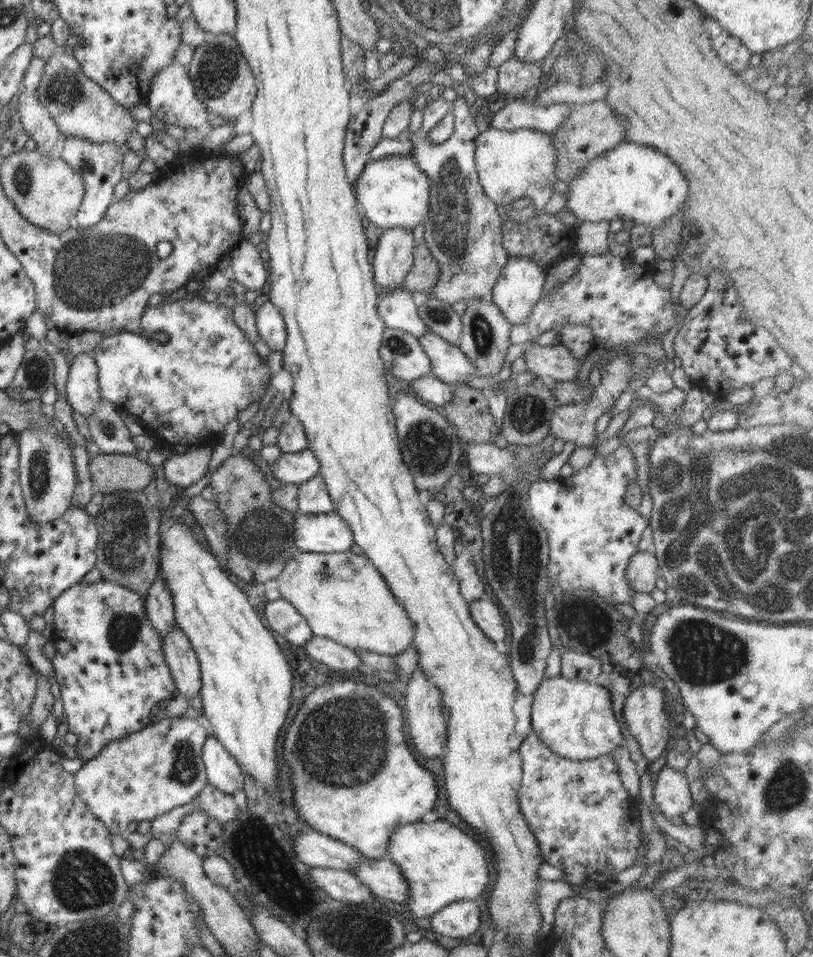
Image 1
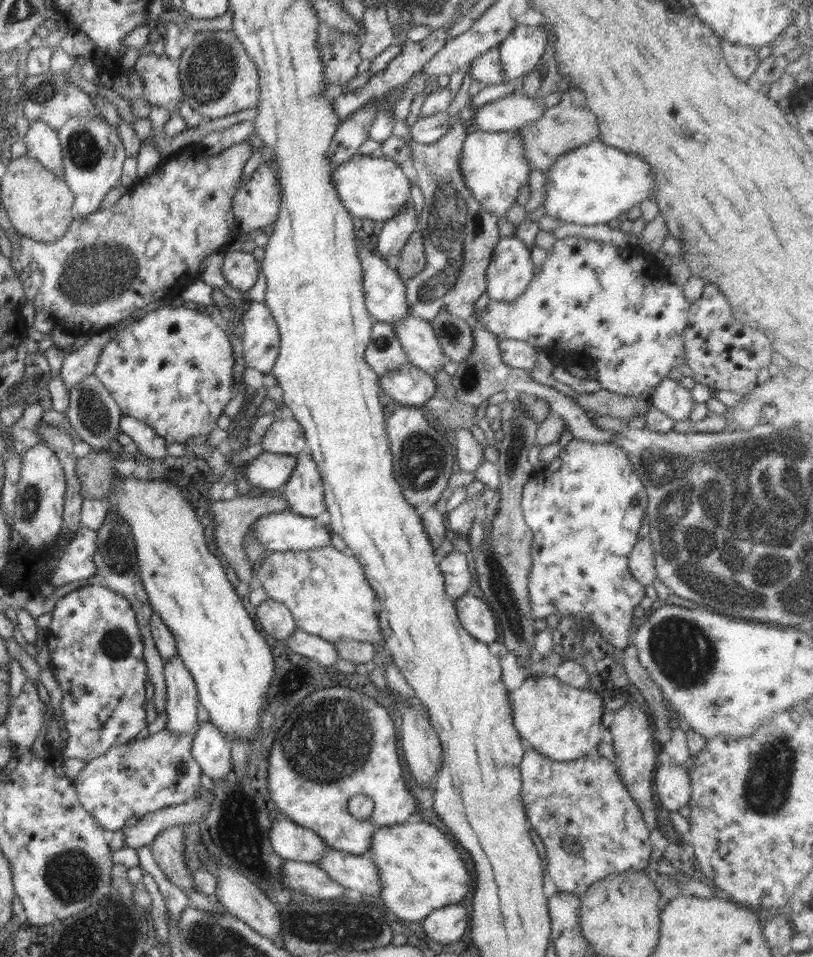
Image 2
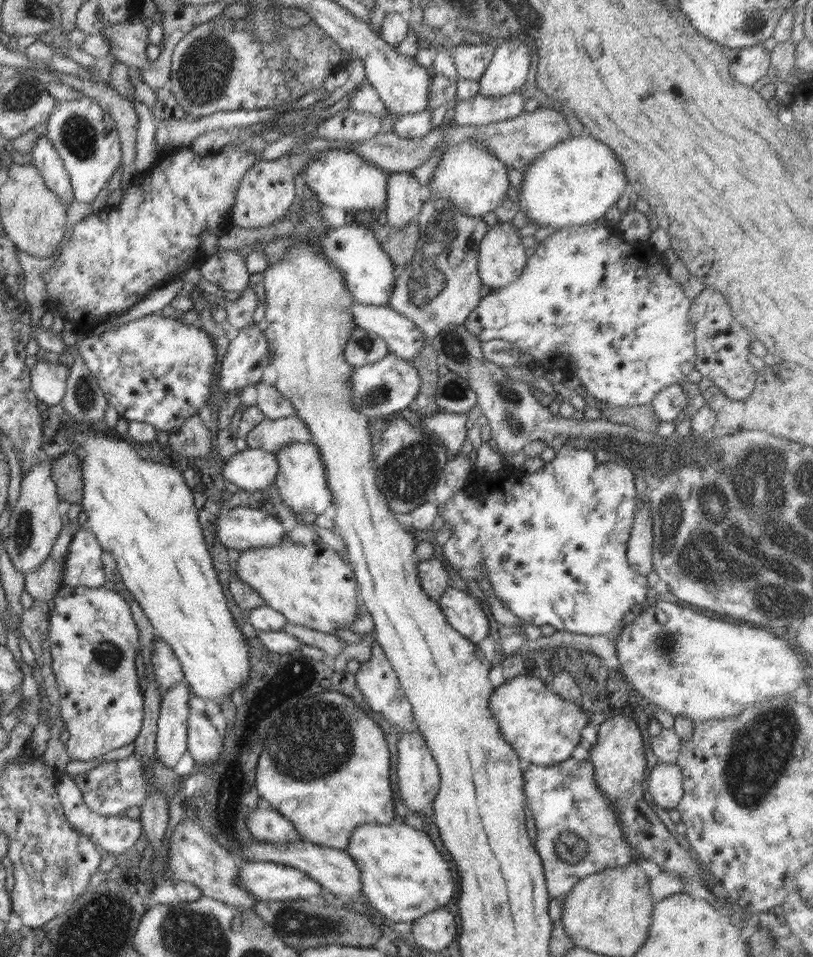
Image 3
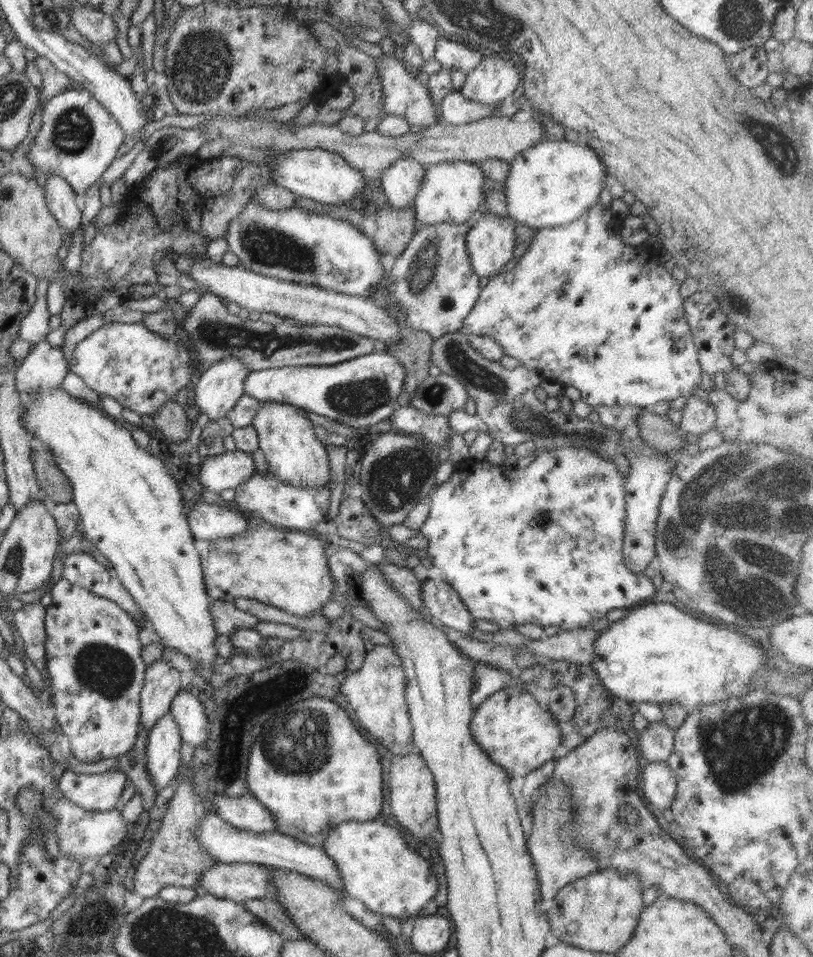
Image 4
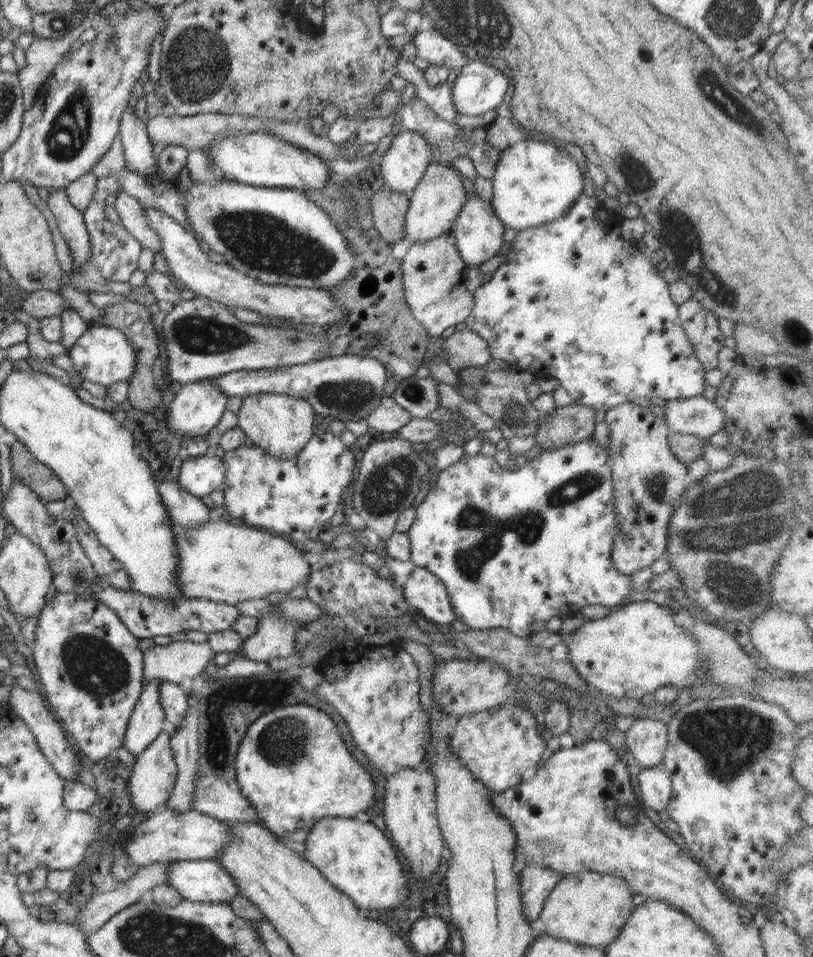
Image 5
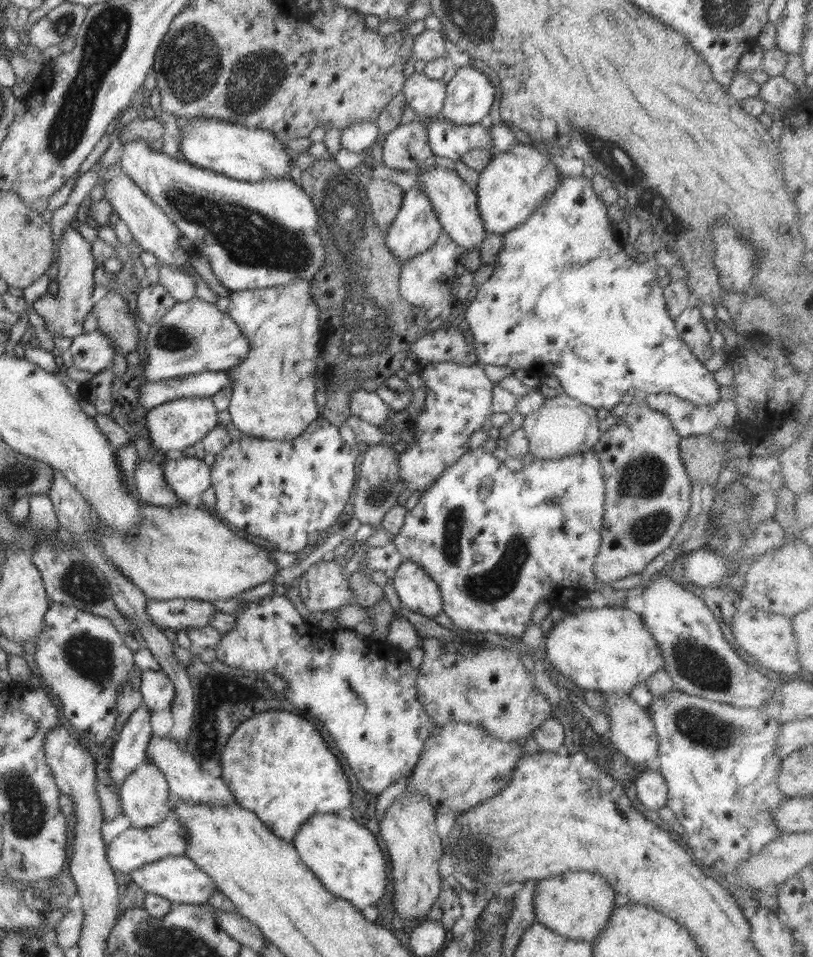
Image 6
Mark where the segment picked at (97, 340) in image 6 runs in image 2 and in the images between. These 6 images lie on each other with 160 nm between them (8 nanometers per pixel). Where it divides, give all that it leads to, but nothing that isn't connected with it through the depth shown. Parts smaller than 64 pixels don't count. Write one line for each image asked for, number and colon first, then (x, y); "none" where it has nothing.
2: (172, 369)
3: (158, 370)
4: (141, 370)
5: (102, 355)

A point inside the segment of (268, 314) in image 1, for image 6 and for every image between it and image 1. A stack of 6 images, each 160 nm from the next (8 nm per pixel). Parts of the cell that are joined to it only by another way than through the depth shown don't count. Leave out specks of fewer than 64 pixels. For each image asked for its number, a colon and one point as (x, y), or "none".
2: (259, 341)
3: (248, 354)
4: (218, 389)
5: (198, 407)
6: (179, 424)

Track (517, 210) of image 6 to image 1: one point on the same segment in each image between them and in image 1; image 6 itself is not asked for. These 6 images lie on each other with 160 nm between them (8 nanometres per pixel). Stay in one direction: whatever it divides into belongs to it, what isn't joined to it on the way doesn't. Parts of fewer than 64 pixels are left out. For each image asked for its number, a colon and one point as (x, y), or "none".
1: (631, 181)
2: (591, 184)
3: (575, 182)
4: (554, 182)
5: (535, 182)

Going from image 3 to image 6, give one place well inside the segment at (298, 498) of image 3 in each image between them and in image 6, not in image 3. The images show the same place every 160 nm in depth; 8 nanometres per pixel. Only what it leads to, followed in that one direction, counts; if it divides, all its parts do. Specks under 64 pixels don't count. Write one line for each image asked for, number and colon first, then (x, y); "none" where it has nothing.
4: (294, 454)
5: (280, 425)
6: (273, 394)

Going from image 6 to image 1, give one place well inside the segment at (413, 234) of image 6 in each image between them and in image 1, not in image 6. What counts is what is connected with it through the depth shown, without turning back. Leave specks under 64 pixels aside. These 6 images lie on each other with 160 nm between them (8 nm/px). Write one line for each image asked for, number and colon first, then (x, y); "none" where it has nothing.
1: (520, 163)
2: (493, 165)
3: (468, 175)
4: (451, 192)
5: (434, 204)

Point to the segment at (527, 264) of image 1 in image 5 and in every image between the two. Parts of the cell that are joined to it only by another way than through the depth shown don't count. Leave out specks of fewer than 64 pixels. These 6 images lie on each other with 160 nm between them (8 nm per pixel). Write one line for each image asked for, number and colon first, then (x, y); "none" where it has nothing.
2: (510, 270)
3: (502, 256)
4: (490, 243)
5: (479, 234)

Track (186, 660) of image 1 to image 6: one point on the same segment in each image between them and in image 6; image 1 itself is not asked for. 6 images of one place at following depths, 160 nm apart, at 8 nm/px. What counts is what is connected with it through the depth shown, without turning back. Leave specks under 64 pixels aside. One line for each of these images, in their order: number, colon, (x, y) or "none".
2: (182, 698)
3: (171, 738)
4: (162, 759)
5: (153, 777)
6: (144, 795)

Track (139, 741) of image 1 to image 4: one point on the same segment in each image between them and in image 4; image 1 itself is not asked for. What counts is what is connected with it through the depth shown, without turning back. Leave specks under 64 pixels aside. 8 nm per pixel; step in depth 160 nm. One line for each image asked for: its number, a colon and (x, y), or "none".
2: (140, 777)
3: (110, 788)
4: (99, 792)

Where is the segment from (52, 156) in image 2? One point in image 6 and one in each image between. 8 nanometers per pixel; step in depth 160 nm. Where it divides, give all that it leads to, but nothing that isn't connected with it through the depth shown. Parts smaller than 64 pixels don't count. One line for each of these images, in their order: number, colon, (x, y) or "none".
3: (47, 161)
4: (60, 197)
5: (70, 221)
6: (64, 312)

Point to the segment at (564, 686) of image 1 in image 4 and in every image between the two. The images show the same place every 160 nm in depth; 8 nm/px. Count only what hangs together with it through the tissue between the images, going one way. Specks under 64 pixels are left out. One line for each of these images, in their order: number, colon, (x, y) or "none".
2: (561, 722)
3: (543, 728)
4: (514, 731)

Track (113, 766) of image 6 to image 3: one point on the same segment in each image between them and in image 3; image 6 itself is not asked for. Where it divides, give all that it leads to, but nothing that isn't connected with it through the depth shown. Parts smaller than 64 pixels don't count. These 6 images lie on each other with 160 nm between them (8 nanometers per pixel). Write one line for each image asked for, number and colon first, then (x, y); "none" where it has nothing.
3: (167, 670)
4: (162, 682)
5: (145, 722)

